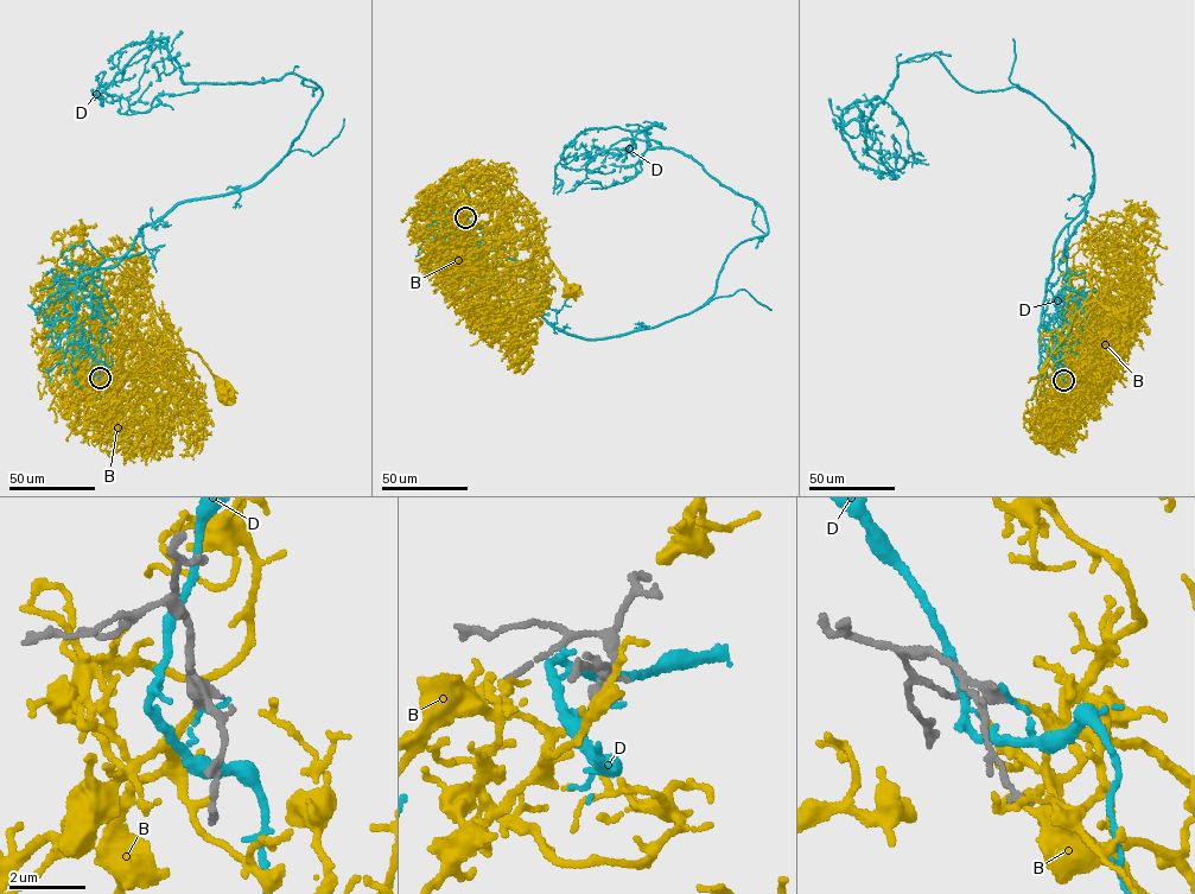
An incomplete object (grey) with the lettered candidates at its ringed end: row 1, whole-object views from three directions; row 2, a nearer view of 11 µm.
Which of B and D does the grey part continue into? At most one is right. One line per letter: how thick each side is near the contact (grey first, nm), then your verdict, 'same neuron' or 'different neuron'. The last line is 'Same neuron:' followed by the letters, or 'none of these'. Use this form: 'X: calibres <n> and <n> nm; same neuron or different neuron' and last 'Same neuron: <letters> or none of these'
B: calibres 280 and 170 nm; same neuron
D: calibres 300 and 110 nm; different neuron
Same neuron: B

